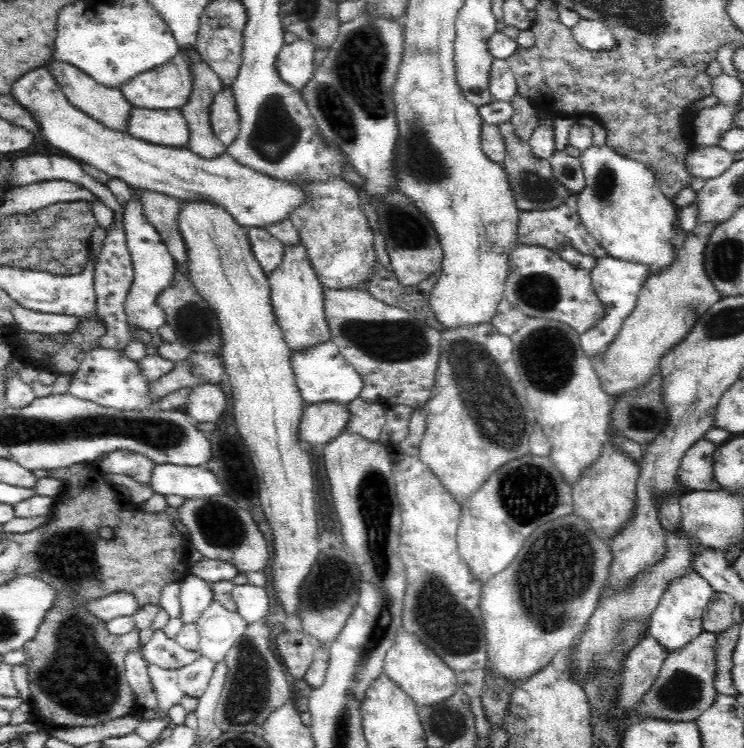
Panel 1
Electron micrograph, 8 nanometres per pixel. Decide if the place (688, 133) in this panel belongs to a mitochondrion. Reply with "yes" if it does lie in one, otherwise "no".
no

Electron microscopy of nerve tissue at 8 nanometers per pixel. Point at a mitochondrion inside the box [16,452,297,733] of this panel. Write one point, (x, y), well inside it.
(80, 677)

